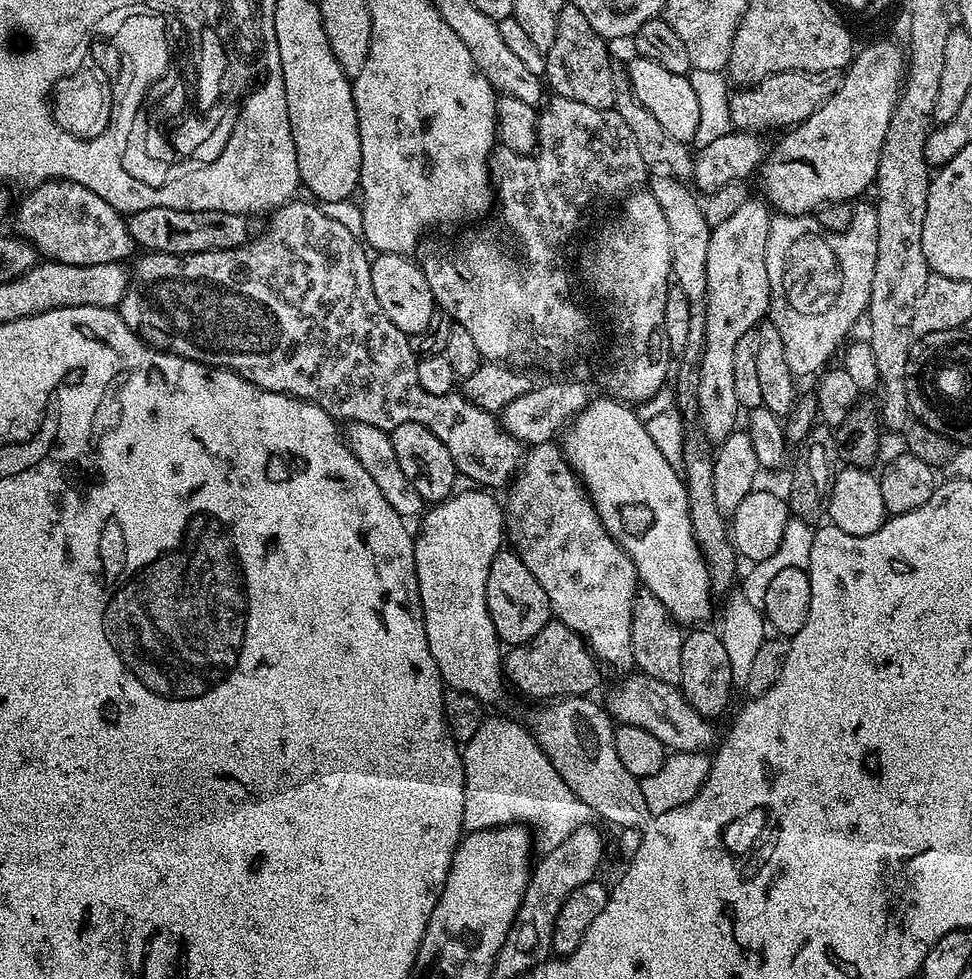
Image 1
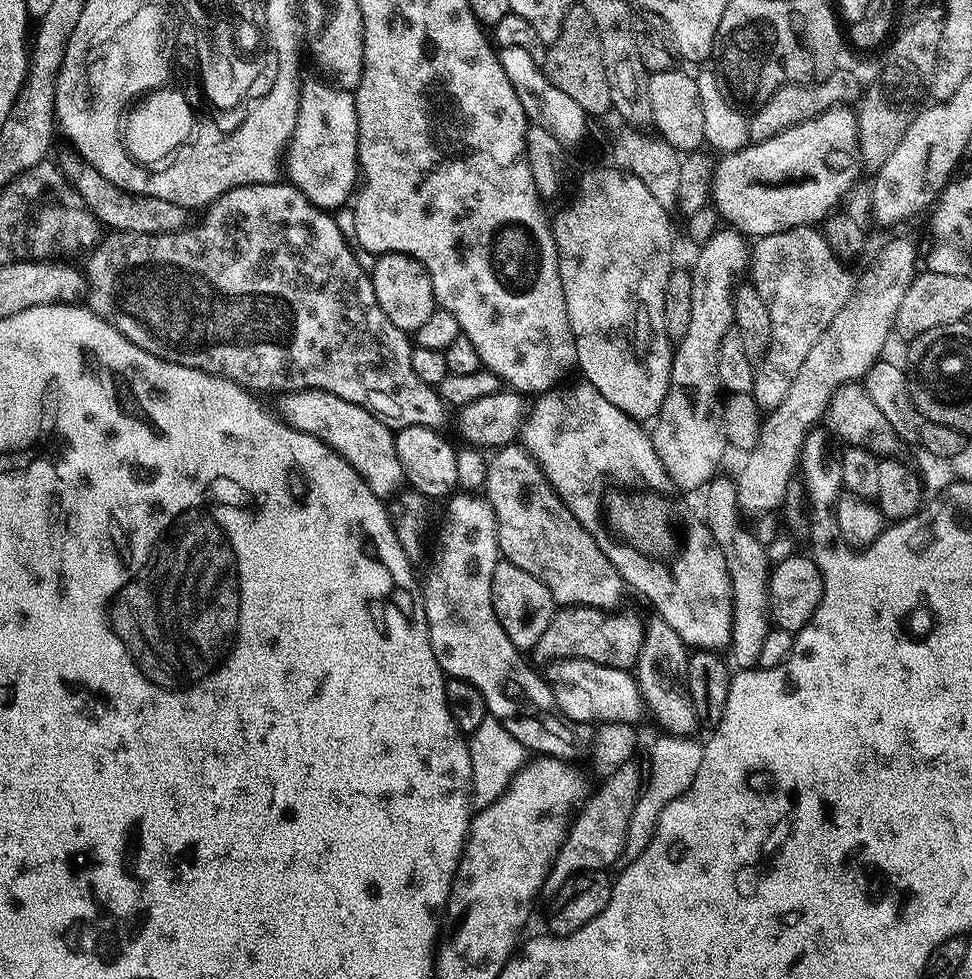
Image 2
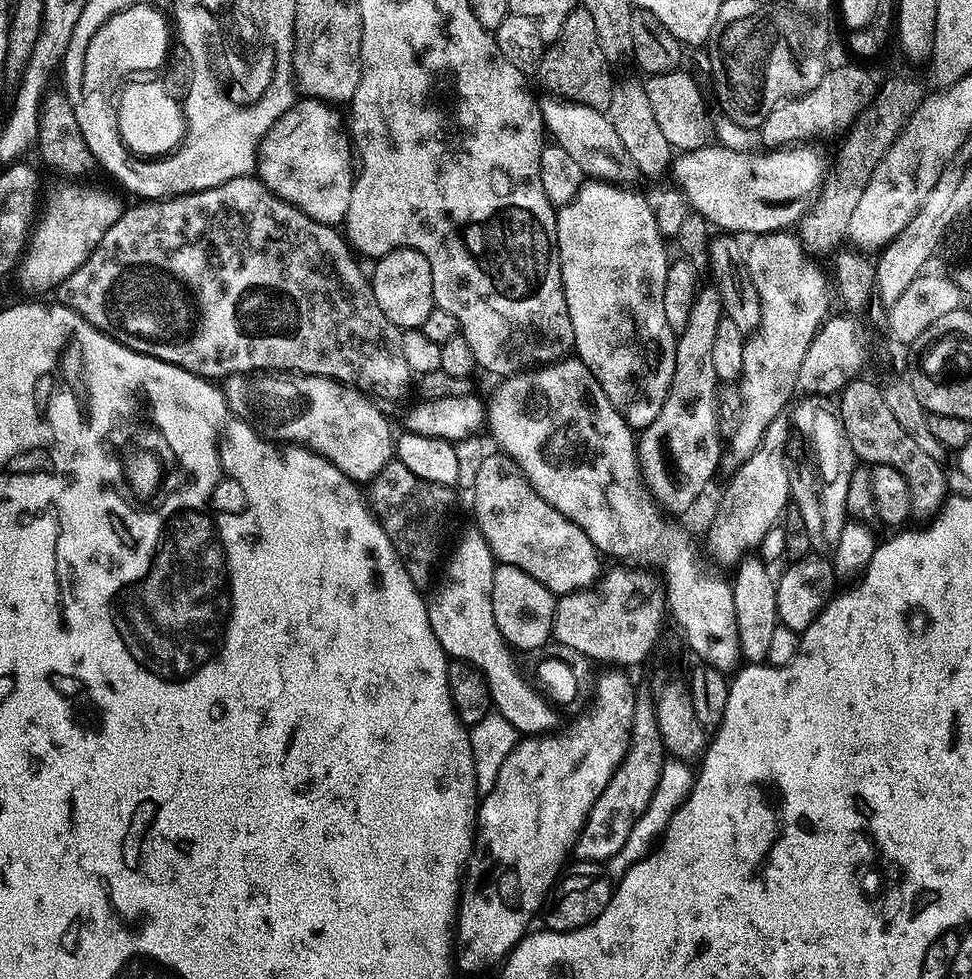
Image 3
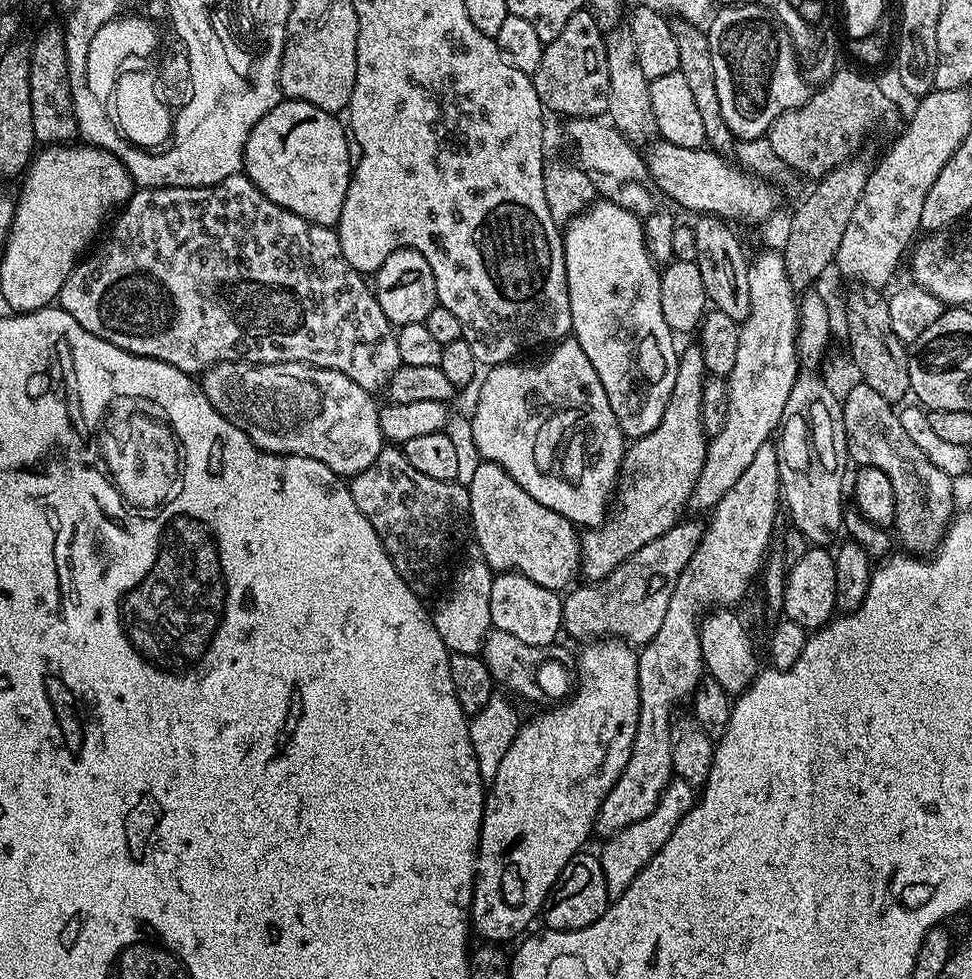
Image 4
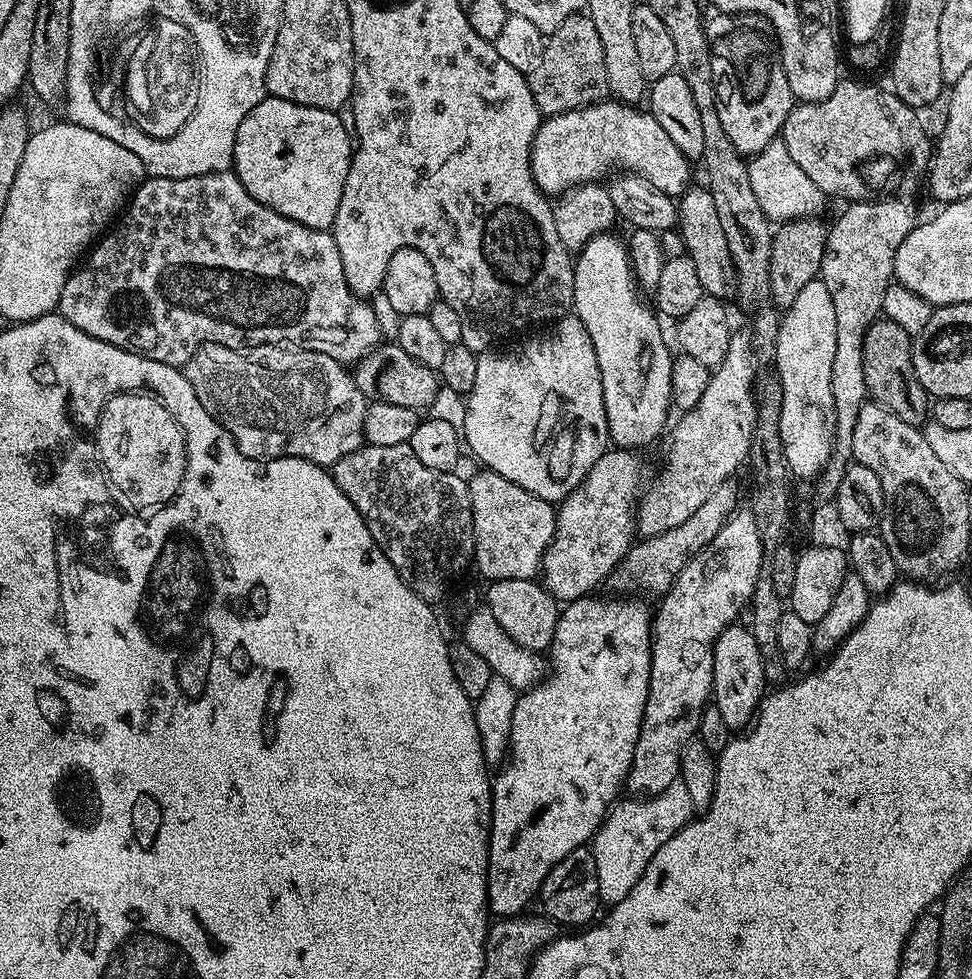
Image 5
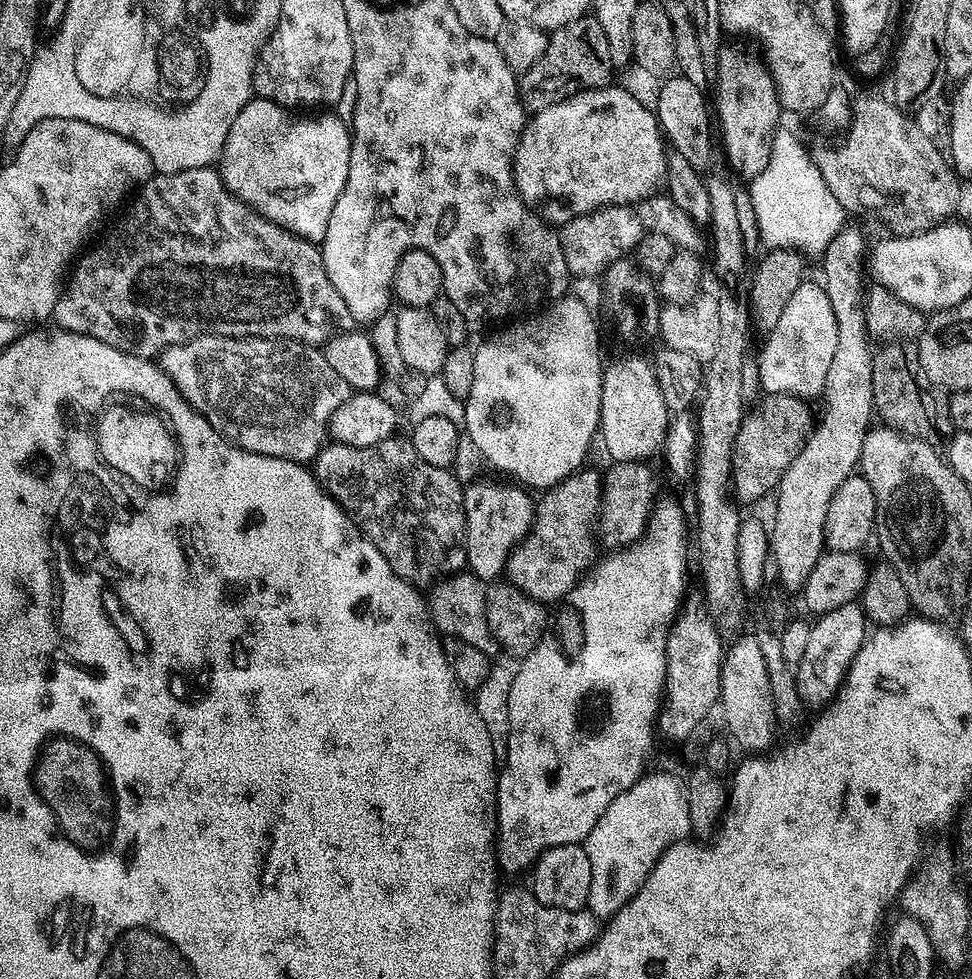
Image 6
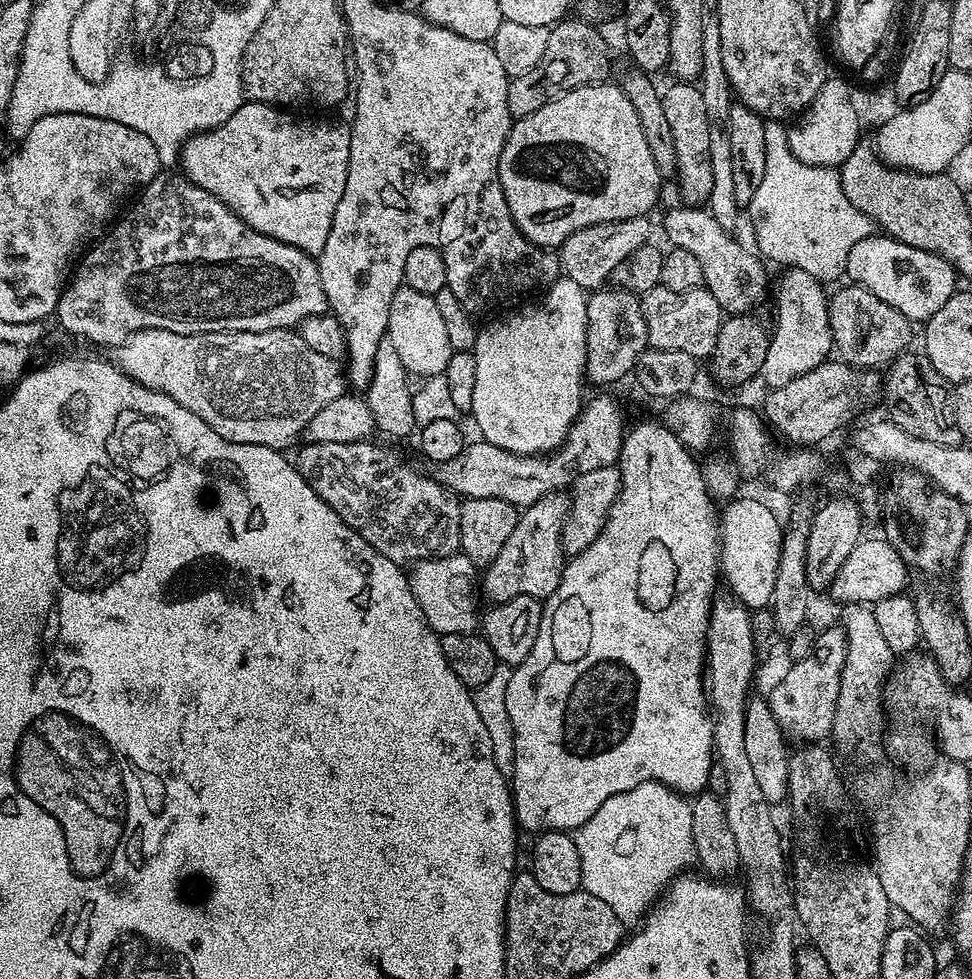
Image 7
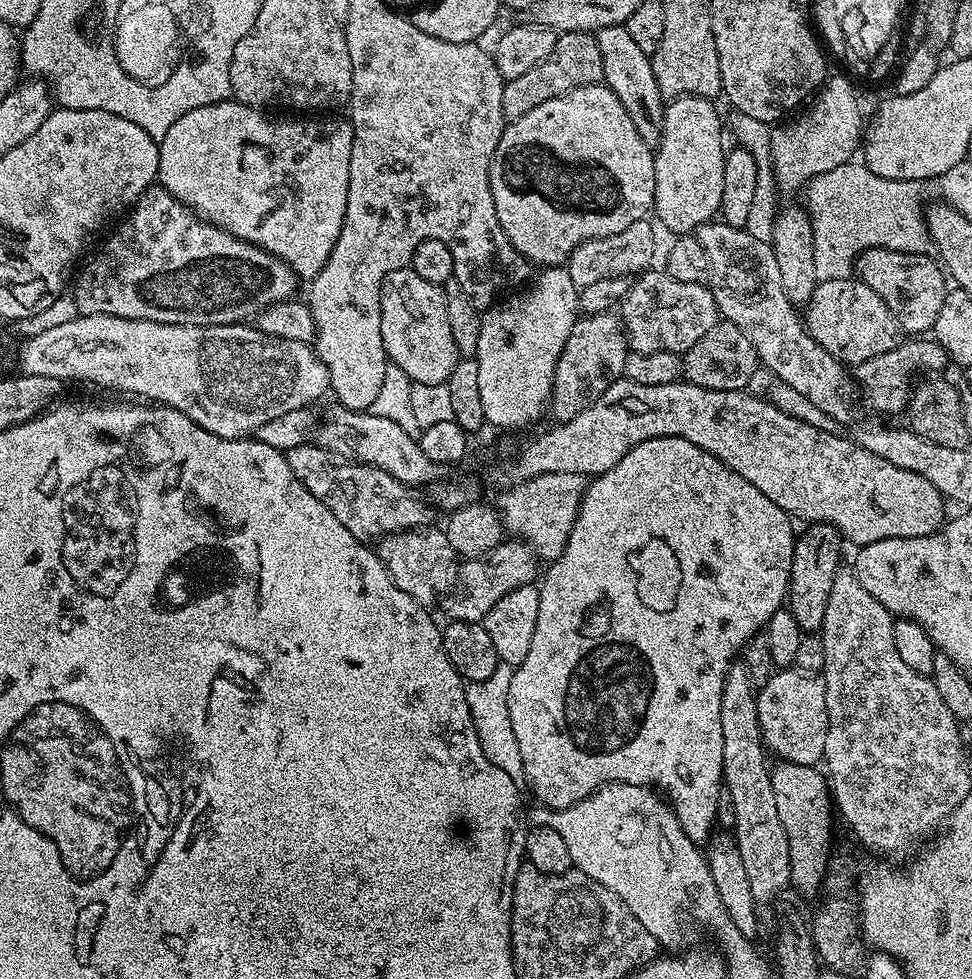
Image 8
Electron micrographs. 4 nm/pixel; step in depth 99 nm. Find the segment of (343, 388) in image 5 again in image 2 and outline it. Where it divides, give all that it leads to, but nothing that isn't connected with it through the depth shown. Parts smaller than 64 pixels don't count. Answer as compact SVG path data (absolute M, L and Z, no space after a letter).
M285 392L279 400L278 412L284 422L299 432L318 438L323 444L330 445L342 458L346 458L368 483L370 490L374 490L377 498L391 501L405 487L393 429L381 422L374 413L329 392Z

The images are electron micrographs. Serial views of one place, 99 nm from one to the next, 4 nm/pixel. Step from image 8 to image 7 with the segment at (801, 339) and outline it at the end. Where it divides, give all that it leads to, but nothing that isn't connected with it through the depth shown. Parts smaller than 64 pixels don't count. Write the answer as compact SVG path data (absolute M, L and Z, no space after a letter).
M679 206L672 208L664 216L664 232L668 235L668 244L674 248L690 250L694 258L702 265L704 271L703 287L708 289L710 294L718 302L718 306L728 314L748 314L763 302L768 296L768 268L769 265L751 247L739 244L733 233L724 229L712 217L709 209L704 206Z

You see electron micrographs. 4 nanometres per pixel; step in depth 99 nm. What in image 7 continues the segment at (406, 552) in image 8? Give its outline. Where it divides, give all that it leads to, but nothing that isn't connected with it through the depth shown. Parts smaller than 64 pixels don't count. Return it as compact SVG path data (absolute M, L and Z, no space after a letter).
M457 554L455 556L432 556L428 560L418 560L411 565L408 581L426 622L430 622L430 626L440 636L477 631L478 568L470 562L470 558Z

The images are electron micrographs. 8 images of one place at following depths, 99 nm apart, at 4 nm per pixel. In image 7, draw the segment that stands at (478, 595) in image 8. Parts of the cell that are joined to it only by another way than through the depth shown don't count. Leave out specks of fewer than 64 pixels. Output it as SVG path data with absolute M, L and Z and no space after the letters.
M563 491L551 492L529 508L520 512L520 520L514 526L506 546L498 550L498 558L487 565L482 576L482 592L489 596L492 604L501 604L510 598L533 596L535 600L545 601L554 590L558 590L564 573L566 557L562 546L562 530L568 521L570 500Z

